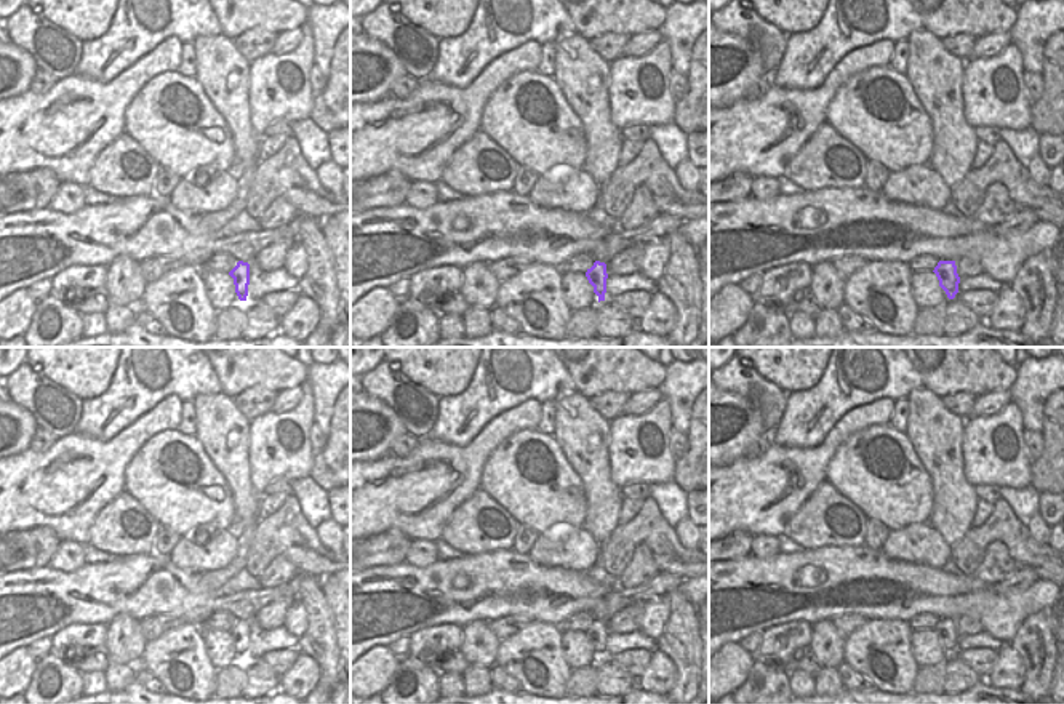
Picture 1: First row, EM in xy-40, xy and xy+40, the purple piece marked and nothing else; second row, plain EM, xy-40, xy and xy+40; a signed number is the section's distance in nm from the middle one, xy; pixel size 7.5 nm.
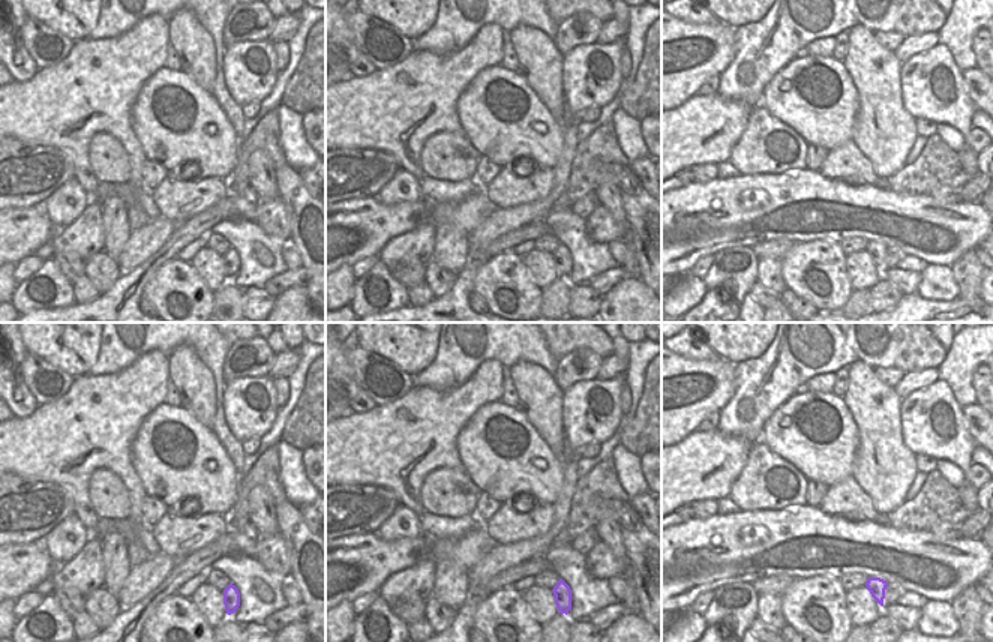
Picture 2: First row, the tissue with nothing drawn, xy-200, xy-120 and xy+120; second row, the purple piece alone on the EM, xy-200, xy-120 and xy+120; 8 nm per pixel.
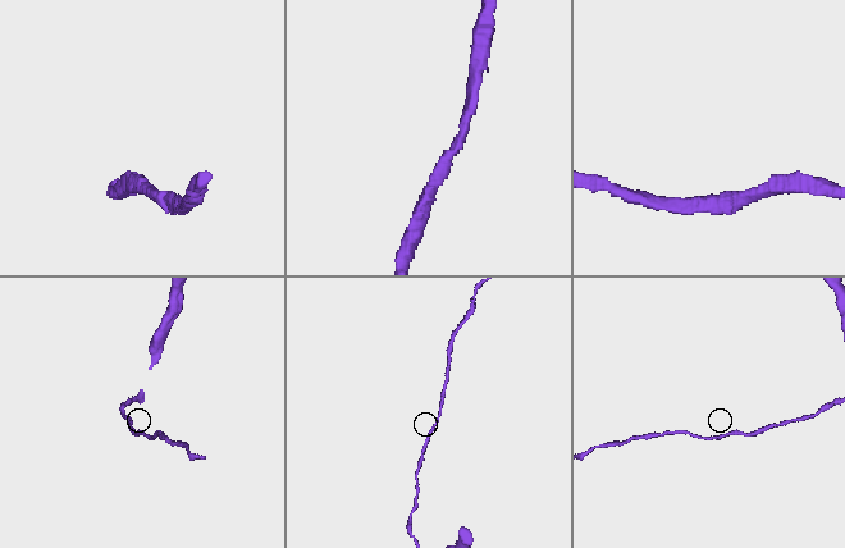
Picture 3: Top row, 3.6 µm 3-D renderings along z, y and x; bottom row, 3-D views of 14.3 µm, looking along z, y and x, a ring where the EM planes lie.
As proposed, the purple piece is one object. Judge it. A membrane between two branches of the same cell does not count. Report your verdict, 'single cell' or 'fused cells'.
single cell

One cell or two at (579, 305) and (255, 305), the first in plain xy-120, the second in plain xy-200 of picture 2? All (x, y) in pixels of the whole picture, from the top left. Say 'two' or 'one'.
one

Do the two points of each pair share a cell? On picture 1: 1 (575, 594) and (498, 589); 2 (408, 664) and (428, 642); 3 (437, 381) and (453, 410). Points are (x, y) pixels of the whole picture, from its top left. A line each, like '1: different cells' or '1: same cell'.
1: same cell
2: different cells
3: different cells

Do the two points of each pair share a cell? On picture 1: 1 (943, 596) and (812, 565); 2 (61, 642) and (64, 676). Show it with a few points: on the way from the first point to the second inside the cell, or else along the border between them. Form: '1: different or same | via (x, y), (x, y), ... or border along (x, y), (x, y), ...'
1: same | via (911, 584), (877, 575), (844, 575)
2: different | border along (50, 652), (71, 664)

